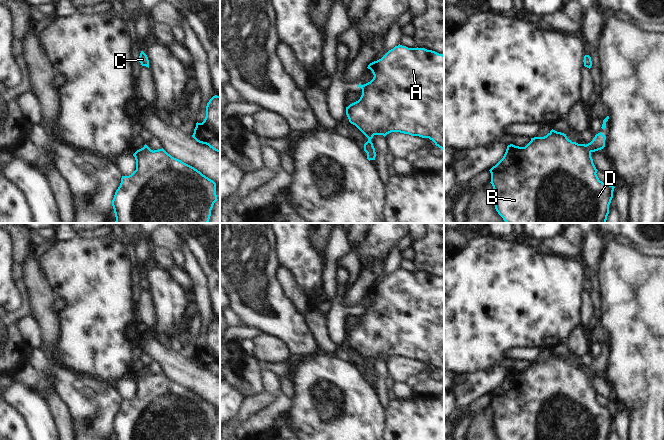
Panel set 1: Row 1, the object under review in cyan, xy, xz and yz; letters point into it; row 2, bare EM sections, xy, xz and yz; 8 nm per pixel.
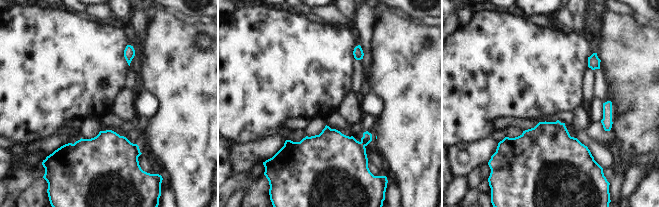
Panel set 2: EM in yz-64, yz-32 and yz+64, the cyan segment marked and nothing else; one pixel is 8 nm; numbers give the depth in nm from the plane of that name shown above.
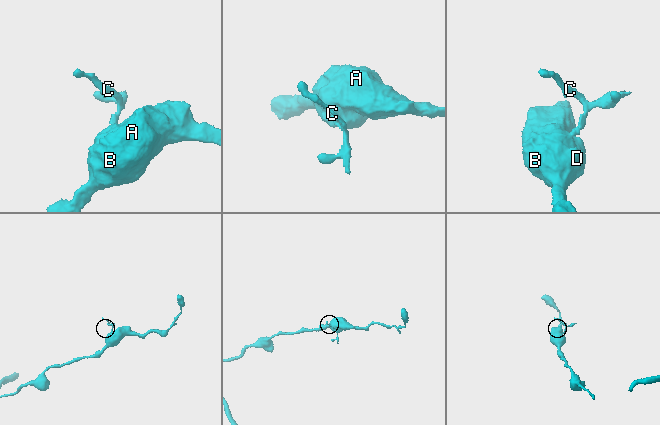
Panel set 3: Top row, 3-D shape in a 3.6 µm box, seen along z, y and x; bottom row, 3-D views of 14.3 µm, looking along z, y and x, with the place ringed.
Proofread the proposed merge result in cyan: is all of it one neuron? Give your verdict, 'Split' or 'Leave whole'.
Split

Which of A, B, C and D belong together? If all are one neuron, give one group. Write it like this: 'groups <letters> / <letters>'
groups A B D / C

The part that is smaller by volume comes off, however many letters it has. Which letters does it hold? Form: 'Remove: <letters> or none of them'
Remove: C

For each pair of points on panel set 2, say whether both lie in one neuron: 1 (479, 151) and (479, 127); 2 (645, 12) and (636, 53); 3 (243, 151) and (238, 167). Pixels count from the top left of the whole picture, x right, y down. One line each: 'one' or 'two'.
1: two
2: two
3: one

